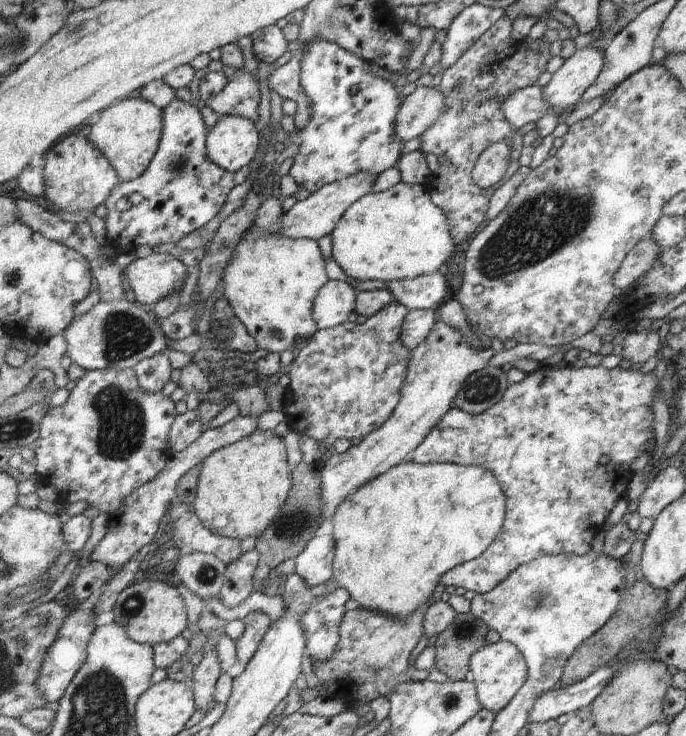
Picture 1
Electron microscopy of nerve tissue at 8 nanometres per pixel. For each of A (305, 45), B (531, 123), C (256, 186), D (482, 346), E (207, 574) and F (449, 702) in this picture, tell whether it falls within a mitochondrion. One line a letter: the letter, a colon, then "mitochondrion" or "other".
A: other
B: other
C: other
D: other
E: mitochondrion
F: mitochondrion

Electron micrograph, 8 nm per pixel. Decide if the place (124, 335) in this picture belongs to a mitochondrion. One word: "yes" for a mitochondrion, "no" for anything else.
yes

